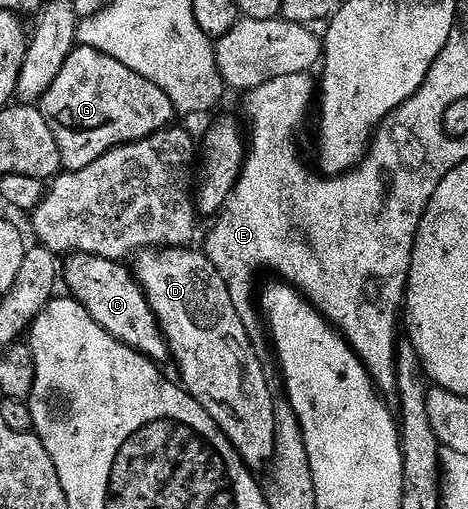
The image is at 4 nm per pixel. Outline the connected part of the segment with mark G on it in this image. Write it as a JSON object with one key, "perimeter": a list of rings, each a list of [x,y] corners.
{"perimeter":[[[76,45],[69,60],[65,60],[38,108],[45,116],[45,124],[49,124],[49,132],[53,132],[53,140],[57,140],[64,171],[89,168],[105,152],[168,129],[177,118],[169,96],[157,84],[137,76],[113,56],[81,45]]]}

